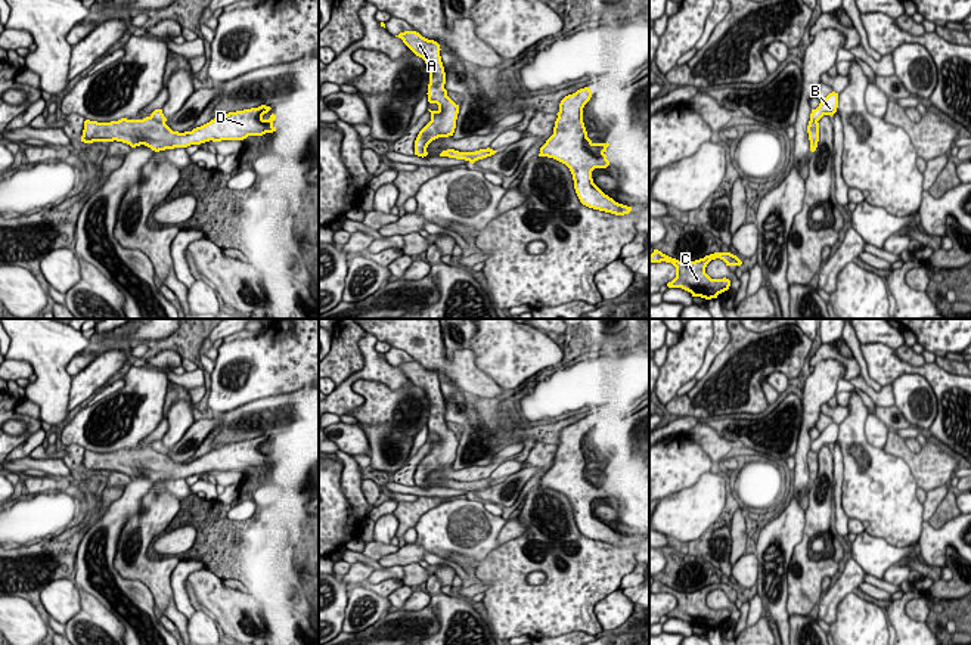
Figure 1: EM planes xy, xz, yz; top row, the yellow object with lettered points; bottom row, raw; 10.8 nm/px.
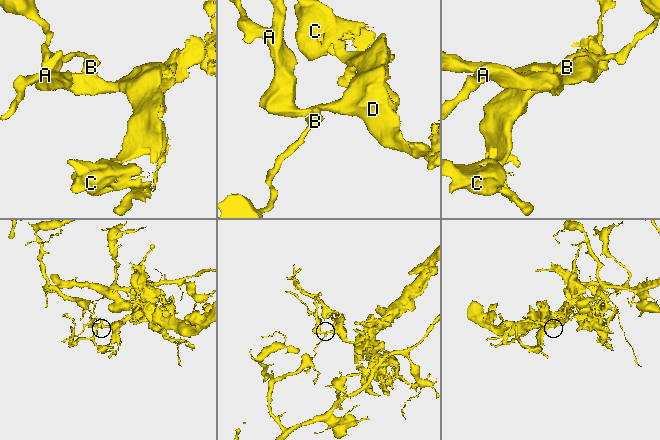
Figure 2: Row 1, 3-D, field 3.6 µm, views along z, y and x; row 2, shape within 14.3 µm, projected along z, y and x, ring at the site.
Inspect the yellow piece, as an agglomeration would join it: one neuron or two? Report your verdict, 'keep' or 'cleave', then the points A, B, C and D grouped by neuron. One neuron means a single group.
cleave | A C D / B

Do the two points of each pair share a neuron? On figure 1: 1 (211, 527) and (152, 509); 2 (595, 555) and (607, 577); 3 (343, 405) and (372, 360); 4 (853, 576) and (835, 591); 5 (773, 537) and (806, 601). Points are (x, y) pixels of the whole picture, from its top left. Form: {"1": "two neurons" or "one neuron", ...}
{"1": "two neurons", "2": "one neuron", "3": "one neuron", "4": "one neuron", "5": "two neurons"}

